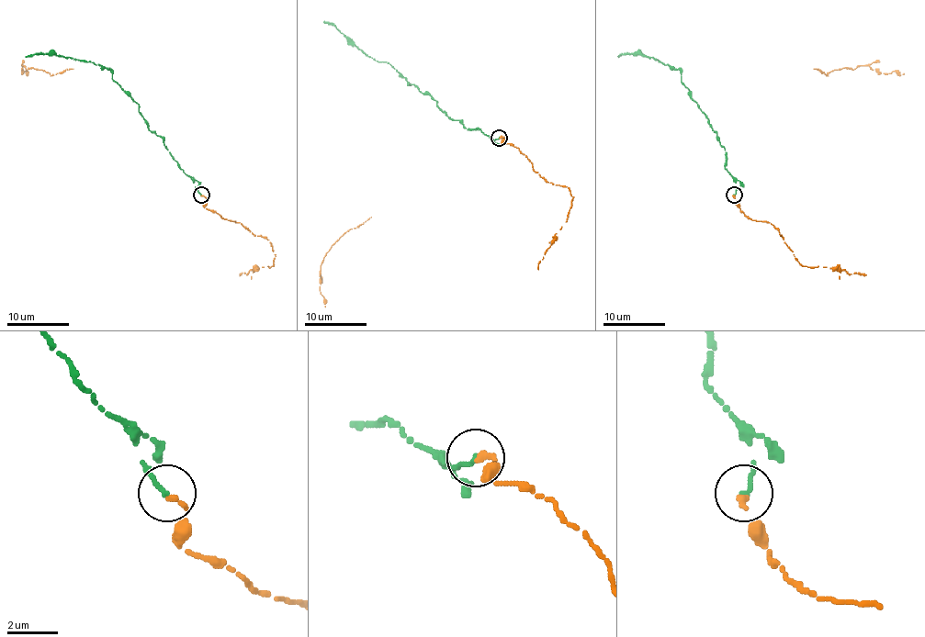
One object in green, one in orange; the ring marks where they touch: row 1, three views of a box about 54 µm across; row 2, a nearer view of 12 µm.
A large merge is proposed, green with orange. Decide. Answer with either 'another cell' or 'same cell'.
same cell

